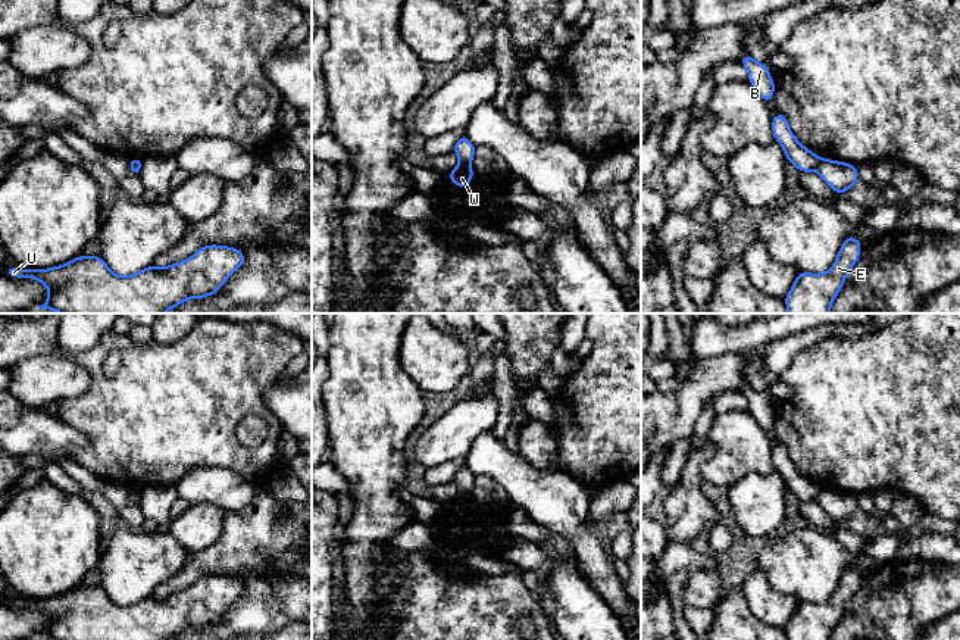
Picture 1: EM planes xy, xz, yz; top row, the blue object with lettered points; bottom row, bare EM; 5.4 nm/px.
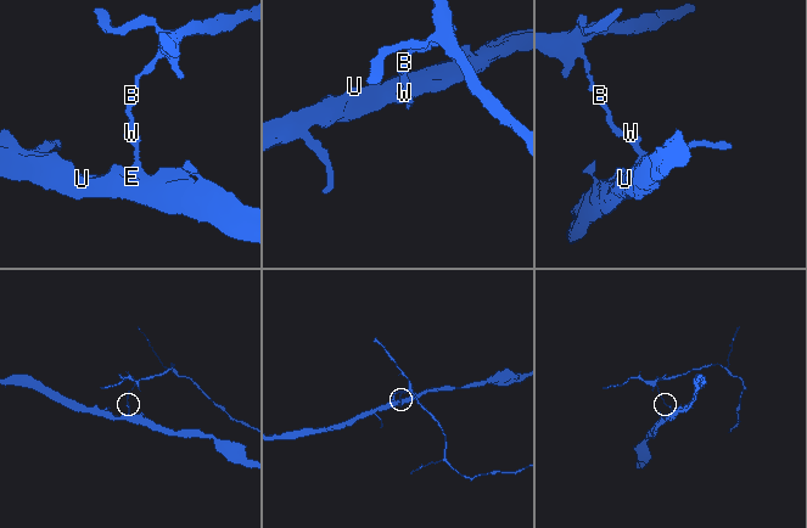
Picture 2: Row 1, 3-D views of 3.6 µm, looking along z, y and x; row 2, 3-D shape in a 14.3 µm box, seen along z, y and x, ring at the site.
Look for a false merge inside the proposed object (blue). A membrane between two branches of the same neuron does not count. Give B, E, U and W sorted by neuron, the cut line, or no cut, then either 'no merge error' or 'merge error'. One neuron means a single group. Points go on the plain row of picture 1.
B / E U W; cut in xz along (460, 490), (469, 493); merge error

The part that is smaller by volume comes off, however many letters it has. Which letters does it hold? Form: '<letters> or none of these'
B

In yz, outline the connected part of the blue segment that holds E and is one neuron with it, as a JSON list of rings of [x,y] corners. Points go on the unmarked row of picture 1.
[[[847,566],[839,583],[828,602],[798,602],[794,615],[784,628],[788,640],[831,640],[831,634],[841,621],[842,614],[860,589],[860,571],[857,566]]]

